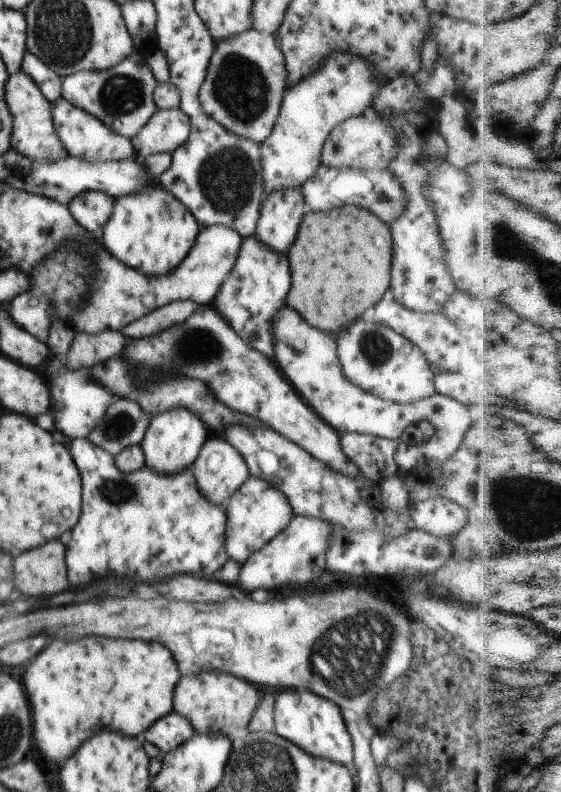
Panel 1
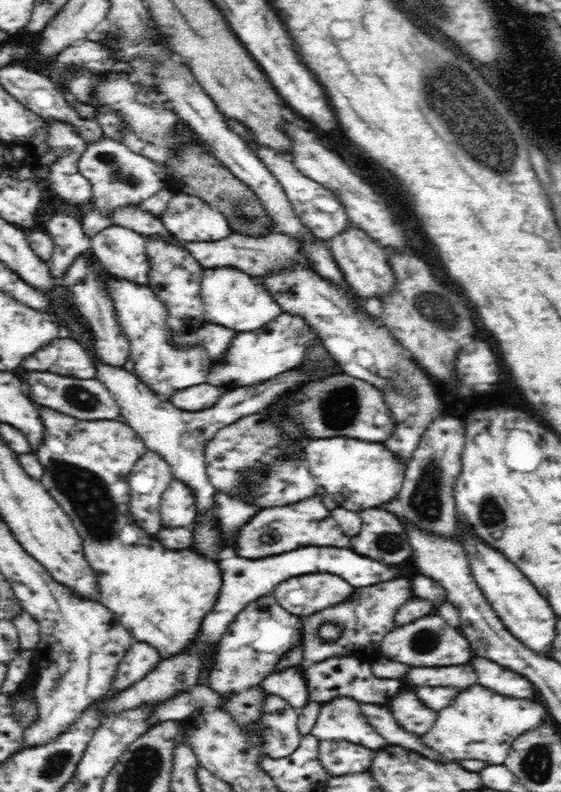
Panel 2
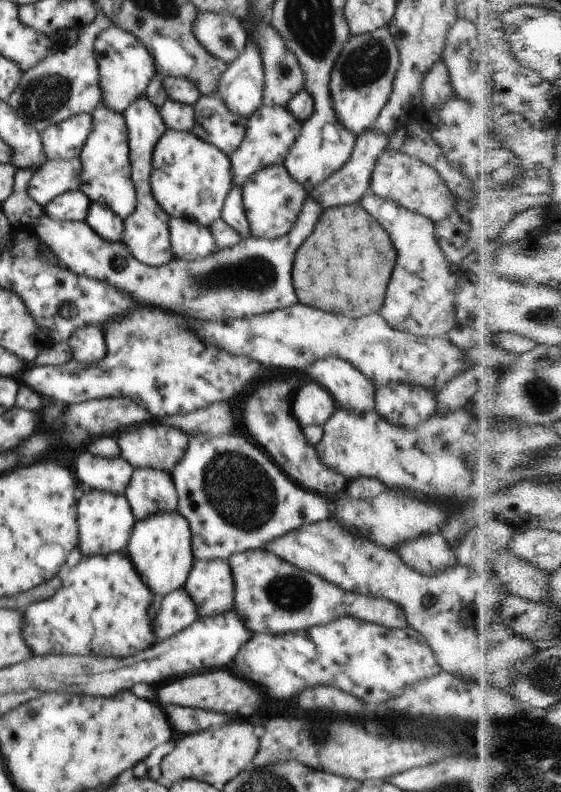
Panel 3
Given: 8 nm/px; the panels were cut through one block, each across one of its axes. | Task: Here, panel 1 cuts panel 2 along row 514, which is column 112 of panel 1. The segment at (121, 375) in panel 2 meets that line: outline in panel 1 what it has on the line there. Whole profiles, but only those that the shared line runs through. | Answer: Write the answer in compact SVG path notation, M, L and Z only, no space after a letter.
M86 191L69 204L72 216L92 235L100 237L114 208L115 198L102 191Z

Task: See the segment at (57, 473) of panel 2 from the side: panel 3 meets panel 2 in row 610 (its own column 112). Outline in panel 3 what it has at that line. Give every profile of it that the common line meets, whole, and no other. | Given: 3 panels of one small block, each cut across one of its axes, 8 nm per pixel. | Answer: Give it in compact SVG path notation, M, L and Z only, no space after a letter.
M102 100L91 113L93 131L90 132L79 159L81 160L81 187L79 188L91 202L105 204L122 220L134 212L137 192L131 177L128 129L123 115L109 109Z

